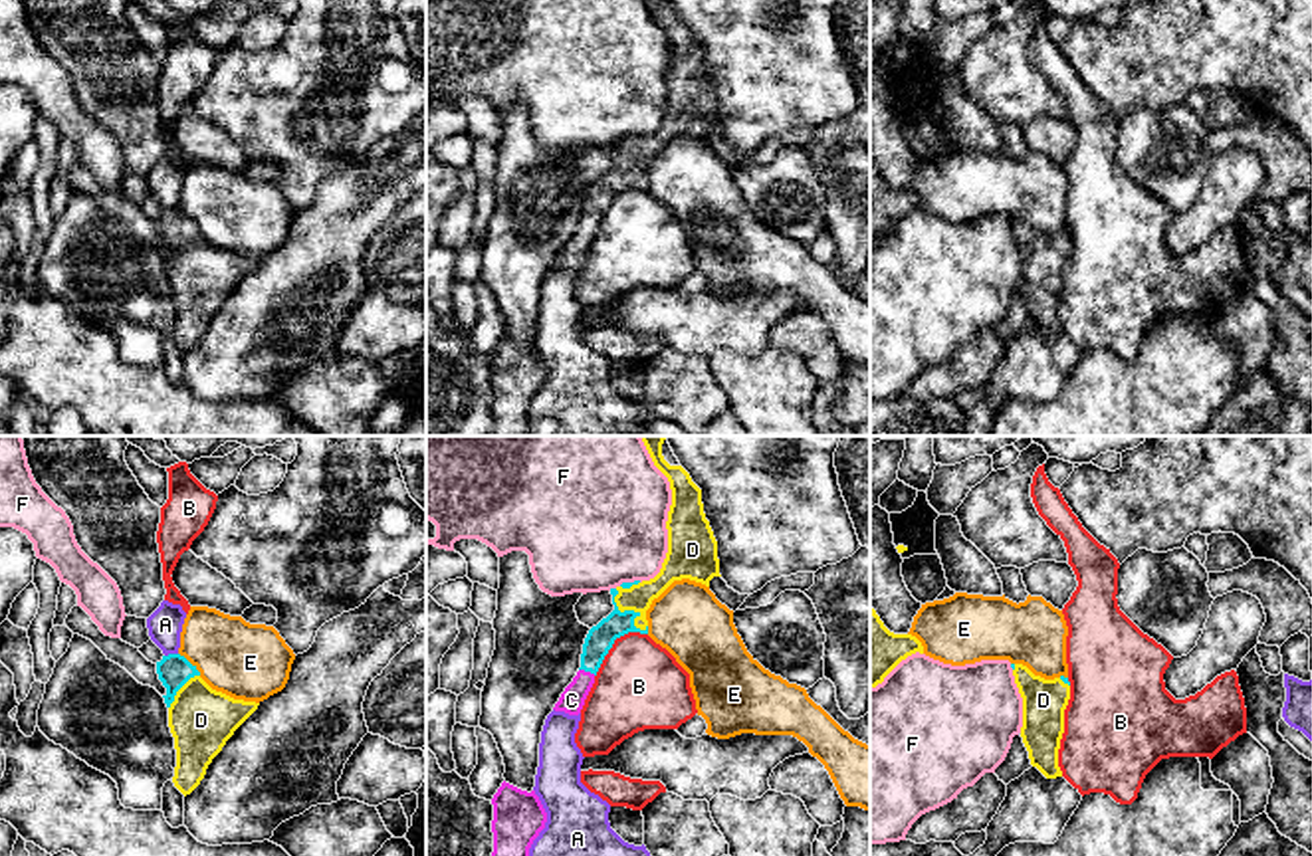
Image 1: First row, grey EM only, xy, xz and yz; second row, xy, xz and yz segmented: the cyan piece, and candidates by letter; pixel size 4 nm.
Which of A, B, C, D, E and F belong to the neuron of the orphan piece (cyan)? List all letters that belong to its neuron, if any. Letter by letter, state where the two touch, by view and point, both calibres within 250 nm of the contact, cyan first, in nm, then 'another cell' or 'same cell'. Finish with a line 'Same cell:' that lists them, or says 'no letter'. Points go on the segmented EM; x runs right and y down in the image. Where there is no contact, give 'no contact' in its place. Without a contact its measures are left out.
A: contact xy (171, 654); calibres 140 and 140 nm; another cell
B: contact xz (613, 642); calibres 110 and 360 nm; another cell
C: contact xz (587, 670); calibres 110 and 100 nm; same cell
D: contact xz (629, 611); calibres 110 and 110 nm; same cell
E: contact xy (191, 664); calibres 140 and 320 nm; another cell
F: contact xz (611, 589); calibres 110 and 480 nm; another cell
Same cell: C, D

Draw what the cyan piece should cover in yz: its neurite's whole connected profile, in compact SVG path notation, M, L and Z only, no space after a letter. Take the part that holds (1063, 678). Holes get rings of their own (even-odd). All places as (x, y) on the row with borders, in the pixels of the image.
M1011 664L1011 668L1023 697L1021 737L1031 765L1046 779L1062 777L1058 749L1064 733L1064 709L1070 699L1070 682L1064 676L1044 680L1023 664Z

